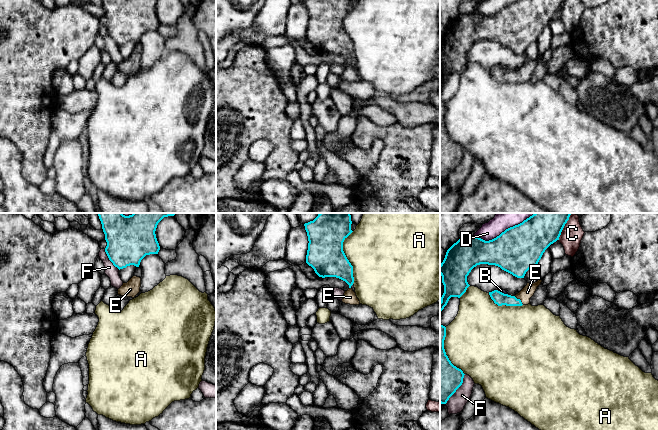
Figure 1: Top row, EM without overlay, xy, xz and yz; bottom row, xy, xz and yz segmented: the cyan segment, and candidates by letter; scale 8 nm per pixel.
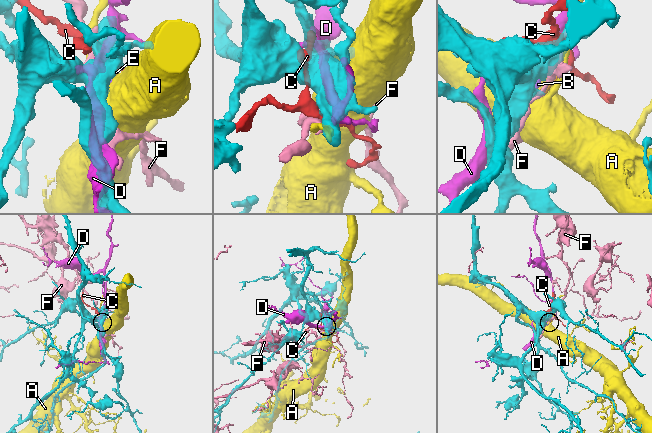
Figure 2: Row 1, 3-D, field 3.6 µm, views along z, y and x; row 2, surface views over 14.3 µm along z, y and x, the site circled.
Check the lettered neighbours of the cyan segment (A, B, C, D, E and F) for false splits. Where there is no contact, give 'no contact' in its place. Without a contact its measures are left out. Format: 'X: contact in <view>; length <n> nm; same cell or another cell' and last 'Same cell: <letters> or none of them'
A: contact in xz; length 440 nm; another cell
B: contact in yz; length 100 nm; same cell
C: contact in yz; length 150 nm; another cell
D: contact in yz; length 380 nm; another cell
E: contact in yz; length 100 nm; same cell
F: contact in yz; length 280 nm; another cell
Same cell: B, E

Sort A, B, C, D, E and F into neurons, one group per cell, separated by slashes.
A / B E / C / D / F

